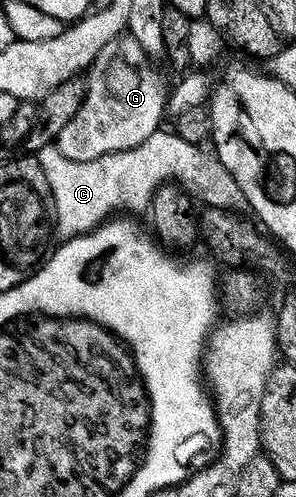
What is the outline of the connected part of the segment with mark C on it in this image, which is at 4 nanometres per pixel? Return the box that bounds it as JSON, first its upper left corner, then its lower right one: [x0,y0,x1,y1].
[35,130,252,238]

